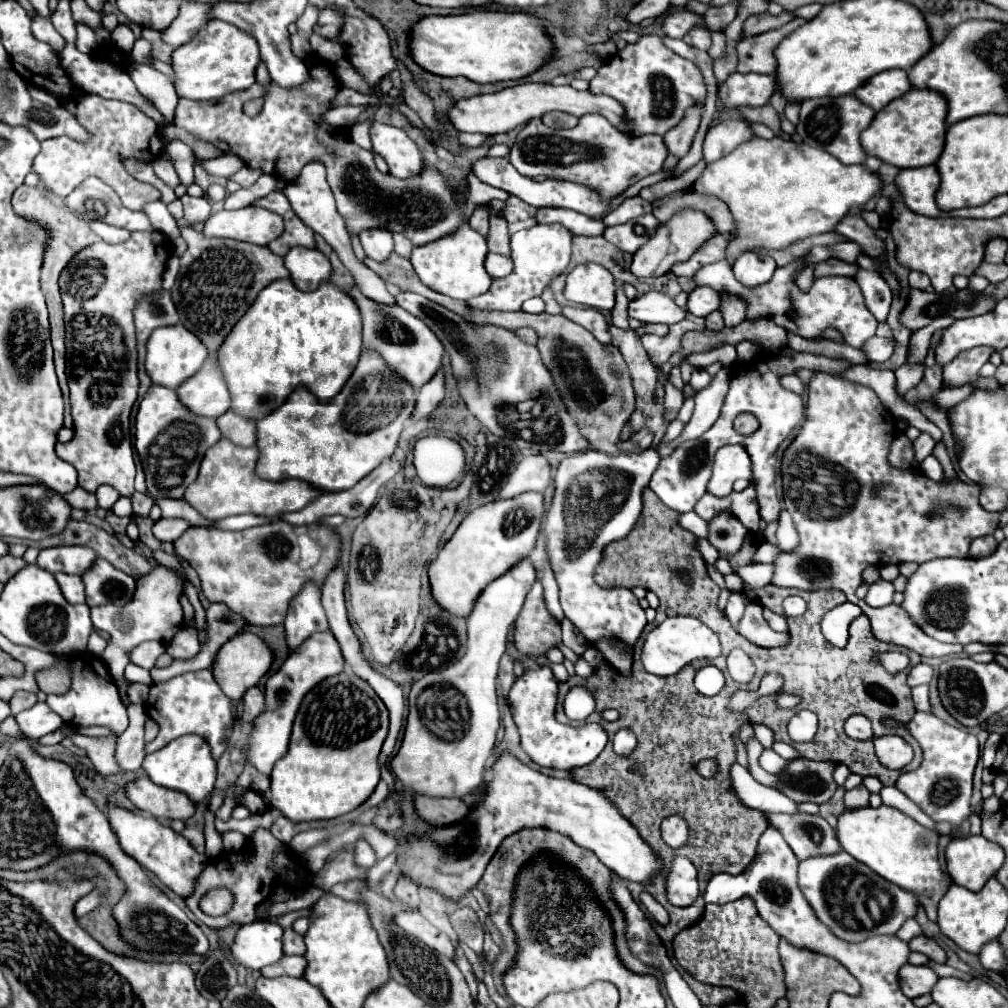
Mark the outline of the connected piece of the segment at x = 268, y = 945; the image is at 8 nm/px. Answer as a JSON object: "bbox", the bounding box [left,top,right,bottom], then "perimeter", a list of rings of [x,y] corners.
{"bbox":[229,921,283,969],"perimeter":[[[253,921],[237,931],[229,951],[239,965],[245,965],[245,969],[261,969],[283,955],[281,935],[283,929],[277,923]]]}

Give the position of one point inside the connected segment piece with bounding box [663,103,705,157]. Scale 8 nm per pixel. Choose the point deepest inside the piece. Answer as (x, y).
(678, 140)

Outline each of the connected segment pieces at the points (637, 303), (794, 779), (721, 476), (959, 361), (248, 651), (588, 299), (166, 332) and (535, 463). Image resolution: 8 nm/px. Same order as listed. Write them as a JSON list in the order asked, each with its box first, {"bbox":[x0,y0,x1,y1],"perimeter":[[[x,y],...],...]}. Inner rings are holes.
[{"bbox":[627,291,685,325],"perimeter":[[[649,291],[635,297],[633,301],[629,301],[627,311],[633,319],[639,319],[643,323],[673,325],[685,317],[685,309],[677,307],[671,297],[657,291]]]},{"bbox":[779,759,837,803],"perimeter":[[[795,759],[789,763],[789,769],[779,775],[779,791],[795,803],[827,803],[837,789],[837,783],[833,781],[835,767],[837,763],[833,761]]]},{"bbox":[707,445,753,497],"perimeter":[[[725,445],[717,451],[715,463],[713,463],[713,475],[707,483],[707,491],[715,497],[725,497],[731,493],[731,487],[737,479],[753,479],[751,473],[751,459],[745,447],[737,445]]]},{"bbox":[943,347,999,391],"perimeter":[[[975,347],[969,351],[963,351],[953,359],[953,363],[947,363],[943,367],[943,385],[945,387],[961,387],[961,385],[973,385],[975,389],[983,391],[995,391],[999,383],[995,379],[987,379],[979,375],[979,369],[983,363],[989,361],[989,355],[993,353],[991,347]]]},{"bbox":[211,633,273,701],"perimeter":[[[237,633],[215,655],[213,665],[211,665],[211,673],[213,673],[213,679],[217,681],[217,685],[221,687],[221,691],[229,699],[239,701],[243,697],[243,693],[247,691],[247,687],[257,685],[259,679],[269,671],[271,661],[273,661],[271,649],[265,645],[265,641],[261,637],[257,637],[255,633]]]},{"bbox":[565,263,615,309],"perimeter":[[[581,263],[567,273],[565,299],[591,309],[613,309],[615,281],[613,275],[597,263]]]},{"bbox":[145,325,209,387],"perimeter":[[[173,325],[173,327],[157,327],[157,331],[151,333],[147,339],[147,359],[145,359],[145,369],[147,375],[151,377],[153,383],[163,385],[163,387],[179,387],[185,379],[193,377],[201,365],[205,363],[209,351],[207,347],[183,325]]]},{"bbox":[499,455,551,499],"perimeter":[[[543,455],[525,457],[509,473],[509,479],[499,493],[499,499],[513,499],[525,491],[543,493],[549,481],[551,481],[551,475],[549,475],[547,459]]]}]

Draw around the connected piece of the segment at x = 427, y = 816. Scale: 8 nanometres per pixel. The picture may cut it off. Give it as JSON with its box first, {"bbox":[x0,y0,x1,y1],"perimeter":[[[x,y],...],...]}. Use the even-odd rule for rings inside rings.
{"bbox":[413,795,469,825],"perimeter":[[[417,795],[413,799],[413,805],[417,807],[417,815],[425,819],[425,823],[435,825],[455,823],[469,811],[469,807],[461,799],[431,799],[427,795]]]}

